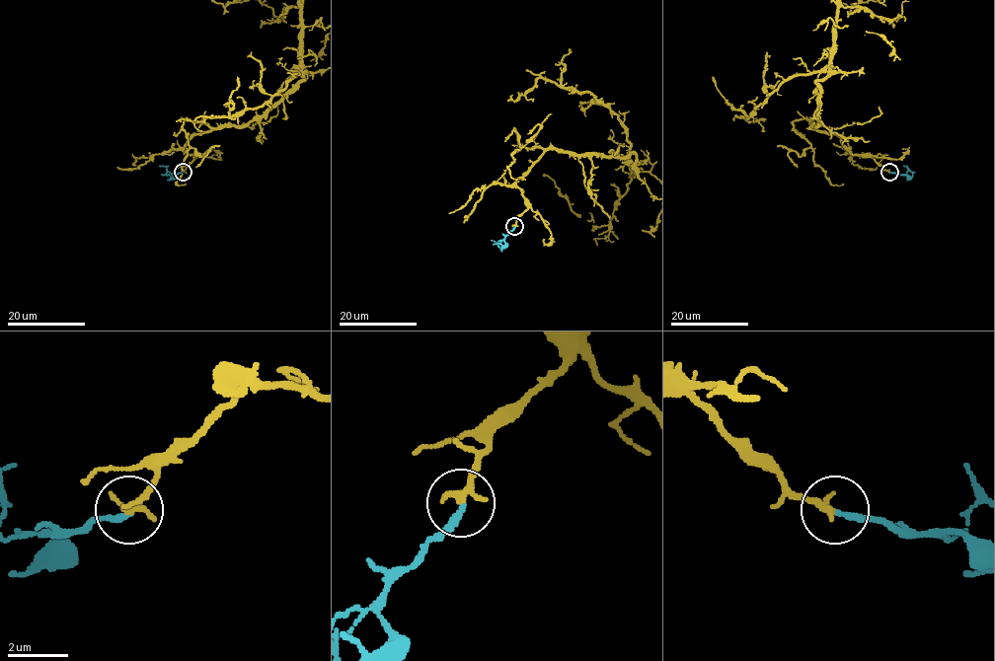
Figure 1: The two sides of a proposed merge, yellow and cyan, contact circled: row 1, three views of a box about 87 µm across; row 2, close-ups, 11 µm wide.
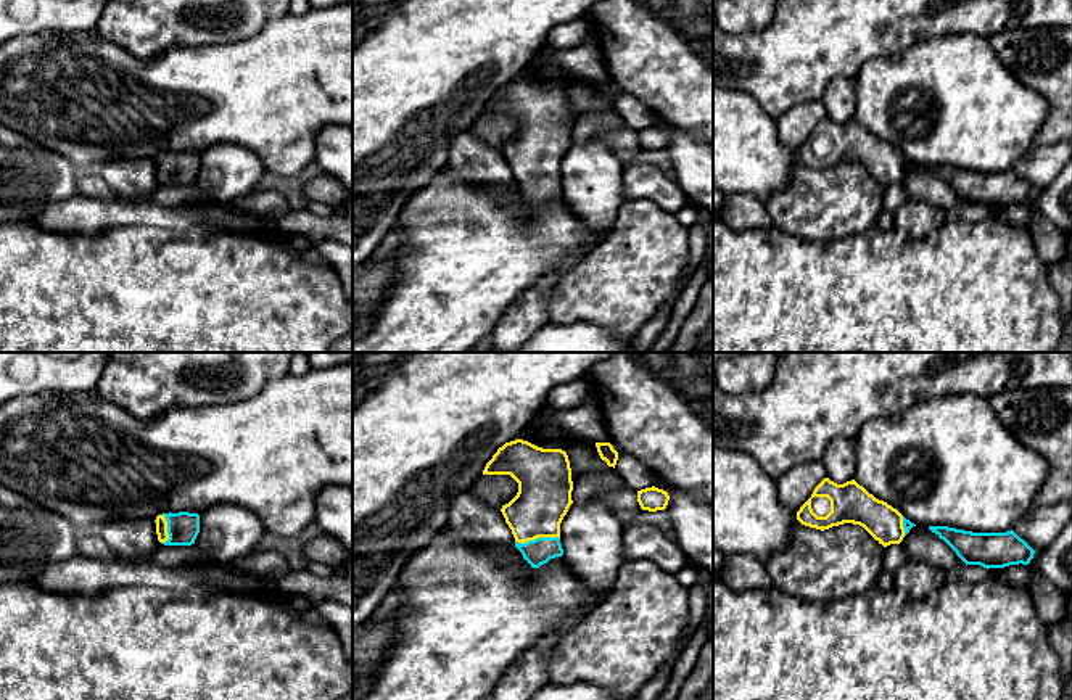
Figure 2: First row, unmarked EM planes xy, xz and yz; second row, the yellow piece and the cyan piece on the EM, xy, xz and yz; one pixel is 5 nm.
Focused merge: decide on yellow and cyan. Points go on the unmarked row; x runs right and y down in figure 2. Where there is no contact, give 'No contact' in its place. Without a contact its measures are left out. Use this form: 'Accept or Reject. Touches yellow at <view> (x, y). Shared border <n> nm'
Accept. Touches yellow at xz (536, 177). Shared border 220 nm

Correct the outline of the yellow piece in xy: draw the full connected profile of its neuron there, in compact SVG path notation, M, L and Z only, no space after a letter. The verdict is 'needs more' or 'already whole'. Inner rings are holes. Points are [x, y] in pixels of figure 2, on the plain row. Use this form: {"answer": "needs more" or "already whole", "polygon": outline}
{"answer": "needs more", "polygon": "M179 151L163 153L156 159L158 180L164 185L192 185L200 172L200 154Z"}

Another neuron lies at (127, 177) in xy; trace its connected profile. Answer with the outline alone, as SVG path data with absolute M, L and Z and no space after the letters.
M113 159L95 167L105 183L122 198L145 198L161 183L155 159Z

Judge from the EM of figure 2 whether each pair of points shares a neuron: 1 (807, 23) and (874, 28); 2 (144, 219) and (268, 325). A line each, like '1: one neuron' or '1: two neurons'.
1: one neuron
2: two neurons

